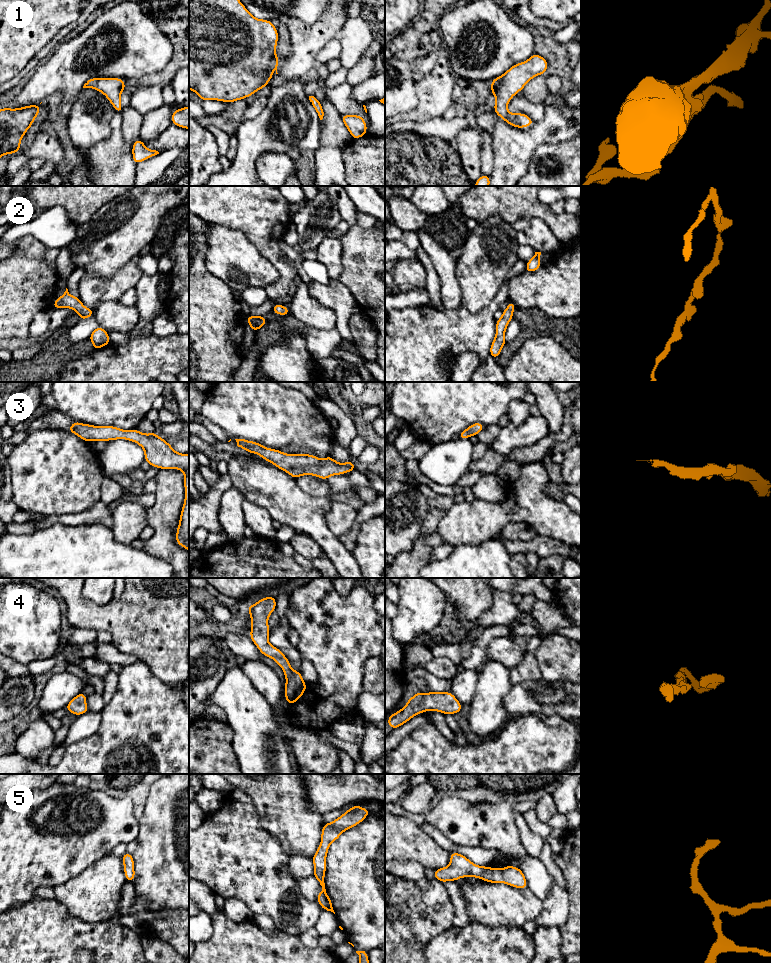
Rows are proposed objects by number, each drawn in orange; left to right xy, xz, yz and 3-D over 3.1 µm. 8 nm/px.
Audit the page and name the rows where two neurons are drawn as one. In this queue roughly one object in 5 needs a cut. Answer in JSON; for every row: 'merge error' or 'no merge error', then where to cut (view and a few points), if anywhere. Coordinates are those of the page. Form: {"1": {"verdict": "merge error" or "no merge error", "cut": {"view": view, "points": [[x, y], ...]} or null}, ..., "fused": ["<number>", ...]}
{"1": {"verdict": "no merge error", "cut": null}, "2": {"verdict": "no merge error", "cut": null}, "3": {"verdict": "no merge error", "cut": null}, "4": {"verdict": "no merge error", "cut": null}, "5": {"verdict": "no merge error", "cut": null}, "fused": []}

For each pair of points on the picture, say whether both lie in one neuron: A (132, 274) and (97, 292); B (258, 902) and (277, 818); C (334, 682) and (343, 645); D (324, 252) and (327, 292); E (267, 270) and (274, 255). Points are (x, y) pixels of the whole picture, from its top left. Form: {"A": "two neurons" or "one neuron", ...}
{"A": "one neuron", "B": "two neurons", "C": "one neuron", "D": "two neurons", "E": "two neurons"}

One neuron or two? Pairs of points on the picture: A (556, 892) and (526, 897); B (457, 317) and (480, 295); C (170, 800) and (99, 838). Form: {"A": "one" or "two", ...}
{"A": "two", "B": "two", "C": "two"}

